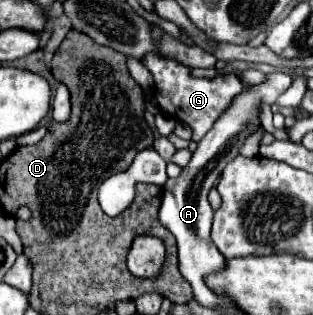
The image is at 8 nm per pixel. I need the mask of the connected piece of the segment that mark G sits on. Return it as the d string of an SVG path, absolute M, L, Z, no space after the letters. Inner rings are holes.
M148 54L142 62L154 76L156 100L158 100L160 112L172 116L174 120L190 124L194 142L204 138L204 134L212 128L216 118L232 102L232 96L240 94L240 90L244 88L242 82L234 74L222 74L222 76L216 76L210 80L208 78L192 78L188 74L188 68L184 64L178 64L176 60L164 60L164 58Z

